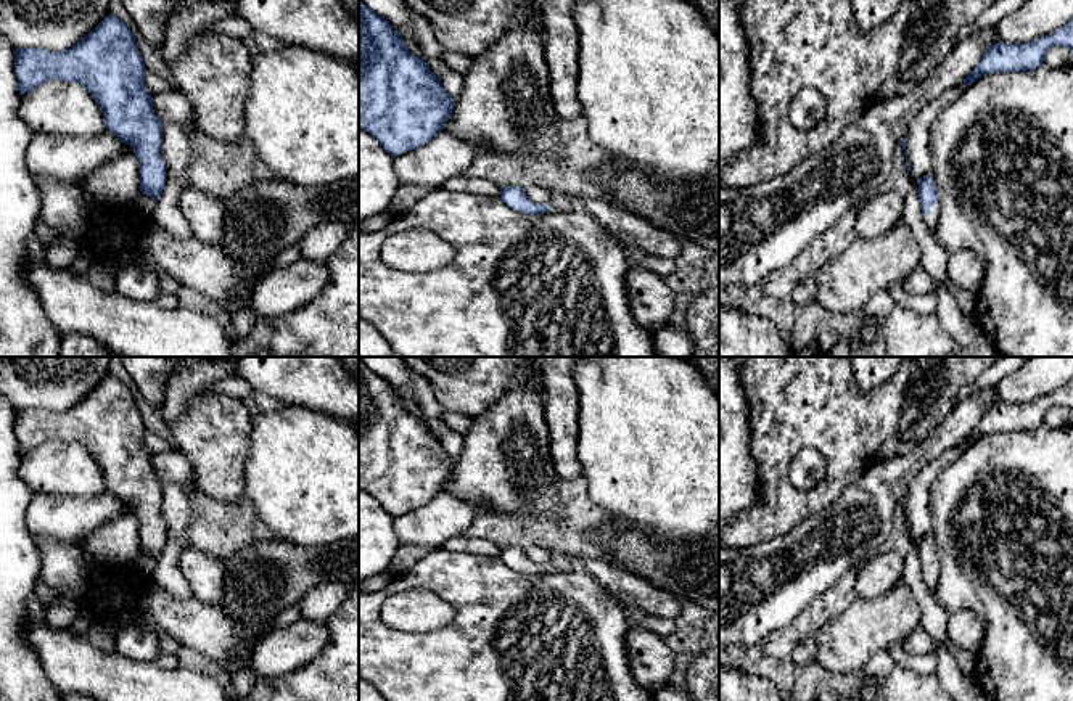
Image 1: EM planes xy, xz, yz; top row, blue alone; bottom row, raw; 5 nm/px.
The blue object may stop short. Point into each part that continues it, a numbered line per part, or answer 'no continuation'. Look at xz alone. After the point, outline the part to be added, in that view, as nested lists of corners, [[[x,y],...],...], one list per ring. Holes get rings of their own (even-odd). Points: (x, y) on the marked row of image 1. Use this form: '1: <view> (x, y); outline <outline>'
no continuation

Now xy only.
no continuation

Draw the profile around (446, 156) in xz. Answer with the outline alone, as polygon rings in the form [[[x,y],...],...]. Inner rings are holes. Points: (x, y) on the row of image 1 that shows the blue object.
[[[441,130],[421,148],[405,151],[394,158],[394,170],[401,185],[442,185],[460,177],[471,166],[478,148]]]

